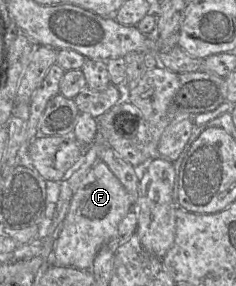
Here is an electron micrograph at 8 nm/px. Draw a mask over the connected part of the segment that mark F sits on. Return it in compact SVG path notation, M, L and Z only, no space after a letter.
M99 160L87 172L72 196L69 210L55 239L52 256L50 259L47 259L49 265L91 270L97 253L104 245L110 243L114 239L117 234L119 223L132 208L133 201L129 193L119 179L112 173L107 164Z

